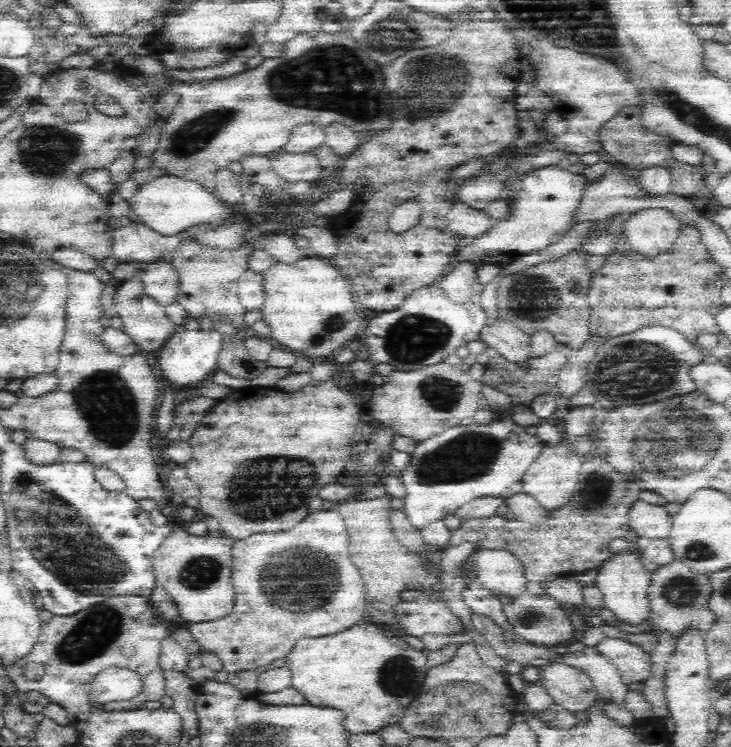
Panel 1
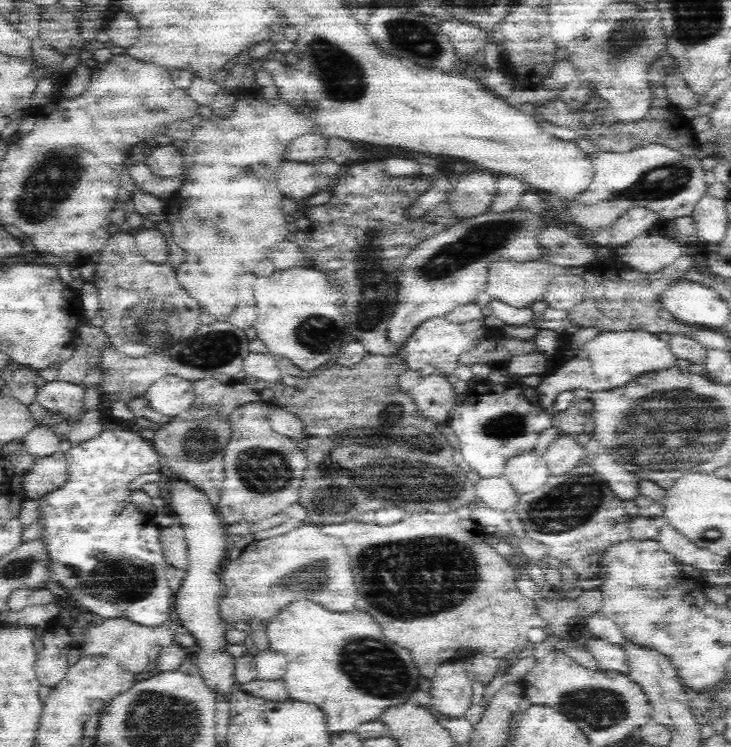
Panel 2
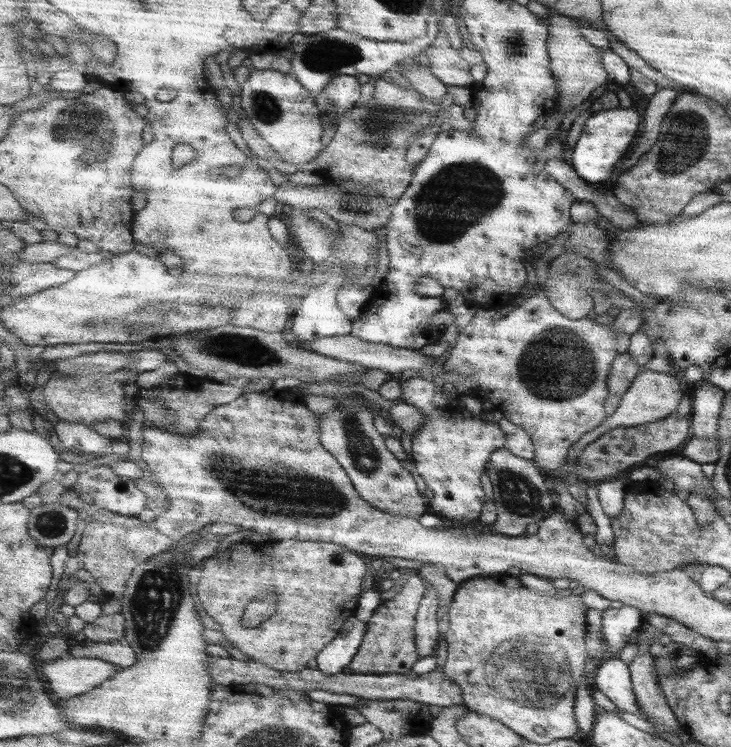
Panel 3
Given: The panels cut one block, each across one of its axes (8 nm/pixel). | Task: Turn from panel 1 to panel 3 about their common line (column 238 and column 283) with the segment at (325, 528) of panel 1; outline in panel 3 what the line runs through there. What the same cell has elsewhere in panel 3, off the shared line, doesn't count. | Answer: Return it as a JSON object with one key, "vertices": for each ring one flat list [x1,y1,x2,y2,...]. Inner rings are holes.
{"vertices":[[285,540,285,542,271,542,263,546,253,546,249,542,237,544,233,550,223,554,221,558,211,558,203,562,203,568,195,572,195,594,197,604,203,606,205,614,211,616,221,626,221,632,229,642,239,648,249,660,269,666,279,672,299,672,313,666,319,654,341,634,343,626,349,618,353,618,359,610,363,584,367,578,367,562,347,550,345,546,337,546,331,542,299,542,299,540],[265,596,277,598,275,614,263,622,259,628,249,628,243,624,243,616,251,602,261,600]]}

